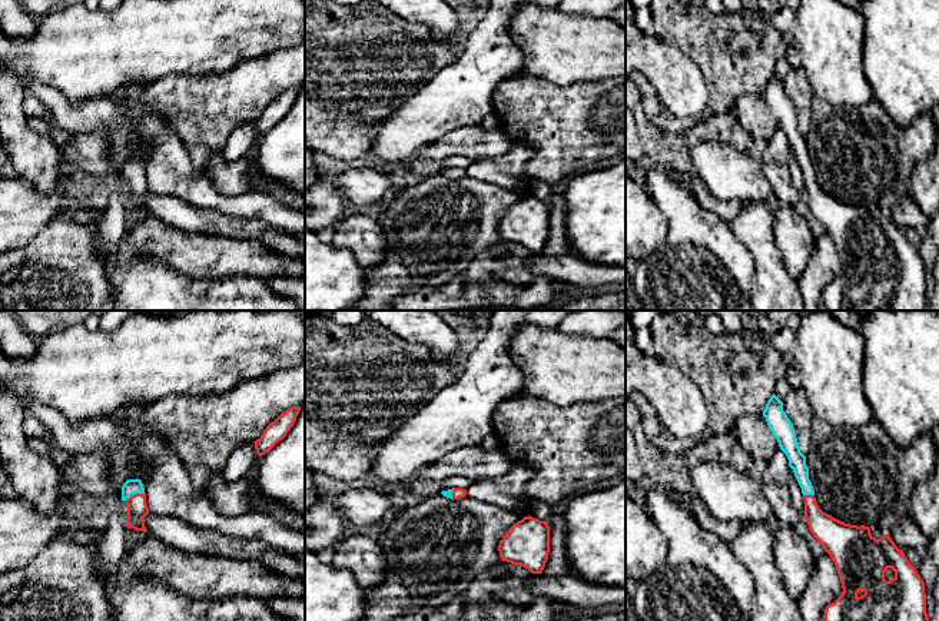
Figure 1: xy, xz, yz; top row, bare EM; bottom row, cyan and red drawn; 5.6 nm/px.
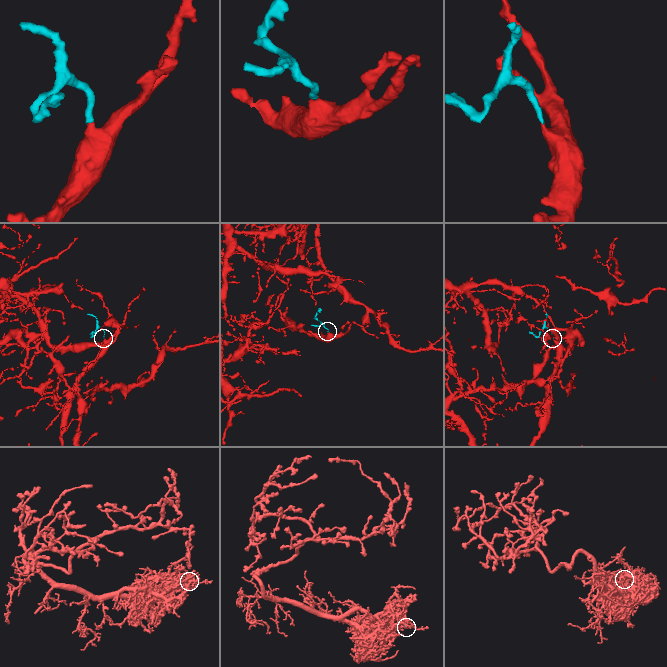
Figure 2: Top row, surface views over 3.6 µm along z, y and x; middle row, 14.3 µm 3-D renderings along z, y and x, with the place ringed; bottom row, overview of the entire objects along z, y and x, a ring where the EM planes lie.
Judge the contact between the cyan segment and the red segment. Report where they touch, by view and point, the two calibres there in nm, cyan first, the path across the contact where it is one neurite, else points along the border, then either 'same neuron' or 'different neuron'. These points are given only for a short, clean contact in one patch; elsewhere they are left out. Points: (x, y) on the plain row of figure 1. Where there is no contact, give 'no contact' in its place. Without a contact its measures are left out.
contact xy (133, 173); calibres 90 and 120 nm; way xy (130, 166), (133, 173), (136, 185); same neuron

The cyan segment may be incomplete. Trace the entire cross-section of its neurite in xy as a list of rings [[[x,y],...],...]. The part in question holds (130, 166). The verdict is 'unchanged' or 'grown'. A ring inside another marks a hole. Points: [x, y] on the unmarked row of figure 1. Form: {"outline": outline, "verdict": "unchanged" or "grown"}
{"outline": [[[127,159],[122,166],[122,180],[127,187],[127,207],[147,212],[145,196],[149,193],[146,173],[140,159]]], "verdict": "grown"}

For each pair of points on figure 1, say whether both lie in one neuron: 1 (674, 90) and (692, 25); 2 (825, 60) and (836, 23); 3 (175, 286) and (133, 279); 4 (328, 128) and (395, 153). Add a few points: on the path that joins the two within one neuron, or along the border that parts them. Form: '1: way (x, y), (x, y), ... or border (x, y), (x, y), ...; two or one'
1: border (656, 37), (677, 46), (699, 67), (706, 80); two
2: way (830, 52), (830, 32); one
3: way (165, 286), (146, 286), (143, 284); one
4: border (390, 115), (378, 129), (370, 149); two

